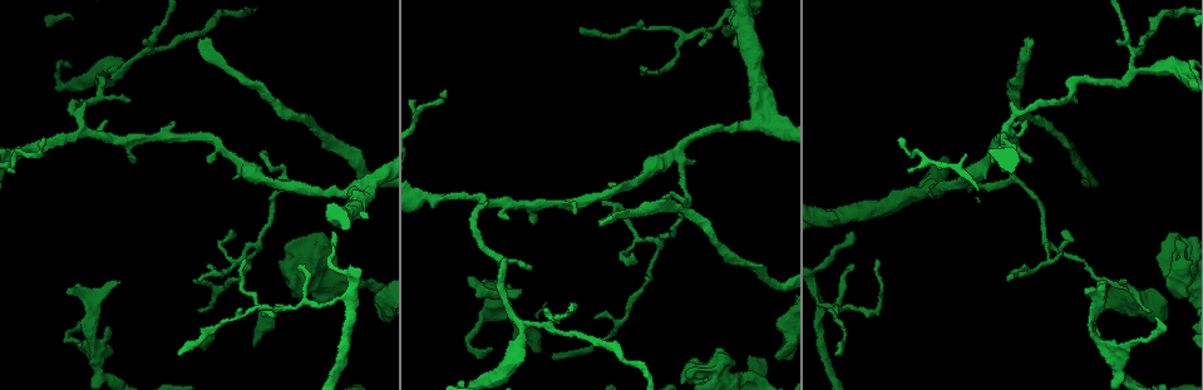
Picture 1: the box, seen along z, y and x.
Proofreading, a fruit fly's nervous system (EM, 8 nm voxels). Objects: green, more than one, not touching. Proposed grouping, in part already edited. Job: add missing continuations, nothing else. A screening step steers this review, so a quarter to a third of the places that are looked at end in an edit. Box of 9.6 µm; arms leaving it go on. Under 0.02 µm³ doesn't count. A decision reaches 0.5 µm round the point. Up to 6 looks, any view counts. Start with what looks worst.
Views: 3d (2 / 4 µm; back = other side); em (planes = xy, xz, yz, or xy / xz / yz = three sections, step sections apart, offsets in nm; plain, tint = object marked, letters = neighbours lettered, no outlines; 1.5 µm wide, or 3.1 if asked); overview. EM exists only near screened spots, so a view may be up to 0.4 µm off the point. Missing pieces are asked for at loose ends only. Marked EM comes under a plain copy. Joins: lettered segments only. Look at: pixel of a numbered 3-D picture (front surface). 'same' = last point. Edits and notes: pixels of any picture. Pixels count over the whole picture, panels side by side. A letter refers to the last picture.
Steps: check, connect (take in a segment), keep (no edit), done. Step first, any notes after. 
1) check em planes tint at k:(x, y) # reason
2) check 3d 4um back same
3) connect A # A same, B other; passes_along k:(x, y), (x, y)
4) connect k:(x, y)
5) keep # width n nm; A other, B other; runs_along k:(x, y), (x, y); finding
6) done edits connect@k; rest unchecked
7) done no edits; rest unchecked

check em planes letters at 1:(201, 39) # an open end

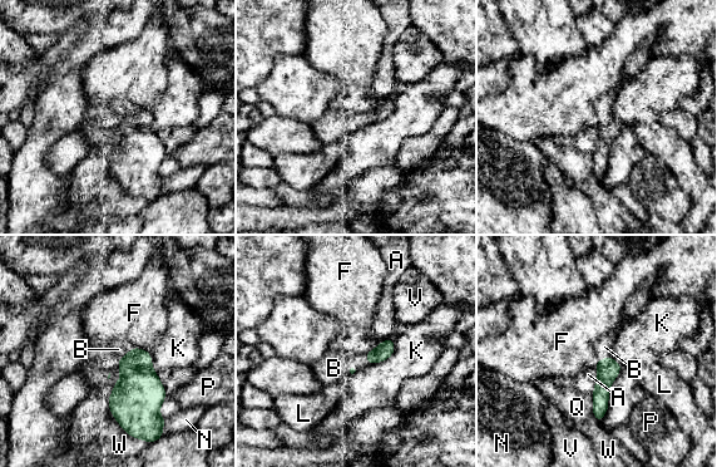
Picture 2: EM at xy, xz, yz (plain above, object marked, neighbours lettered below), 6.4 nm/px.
connect B # A other, B same, F other, K other, L other, N other, P other, Q other, V other, W other; the neuron continues

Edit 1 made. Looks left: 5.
check overview

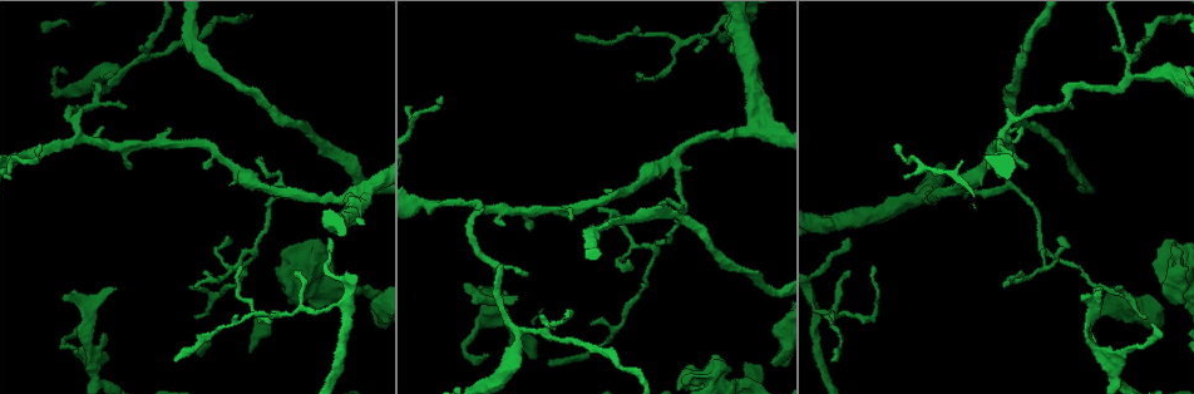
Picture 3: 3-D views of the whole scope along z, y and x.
check em planes letters at 3:(1094, 290) # free end

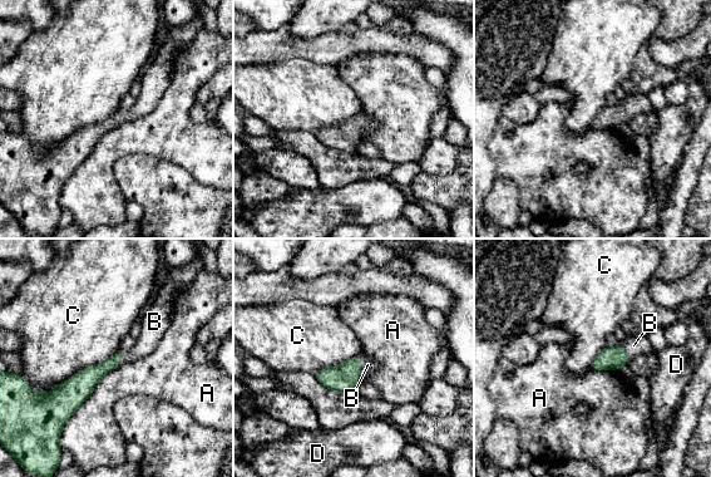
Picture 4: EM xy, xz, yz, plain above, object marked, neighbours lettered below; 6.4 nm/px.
connect B # width 100 nm; longest_contact C 600 nm; A other, B same, C other, D other; it goes on there

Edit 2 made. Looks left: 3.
check overview # see it whole again

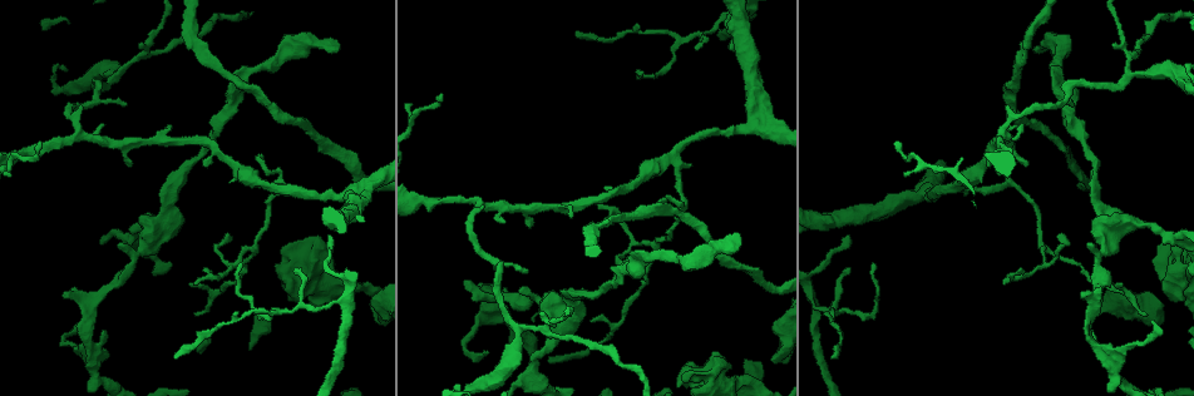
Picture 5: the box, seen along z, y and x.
check em xz step 4 letters at 5:(1072, 106) # tapers out

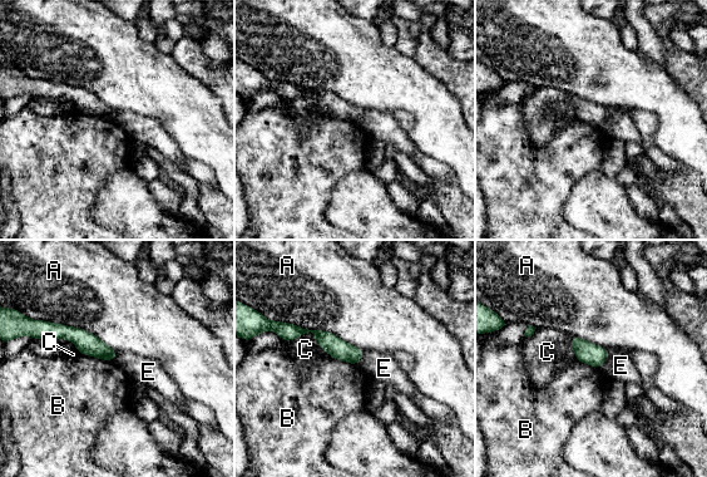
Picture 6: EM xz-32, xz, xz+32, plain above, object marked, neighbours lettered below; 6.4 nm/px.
check em planes letters same # cut it another way

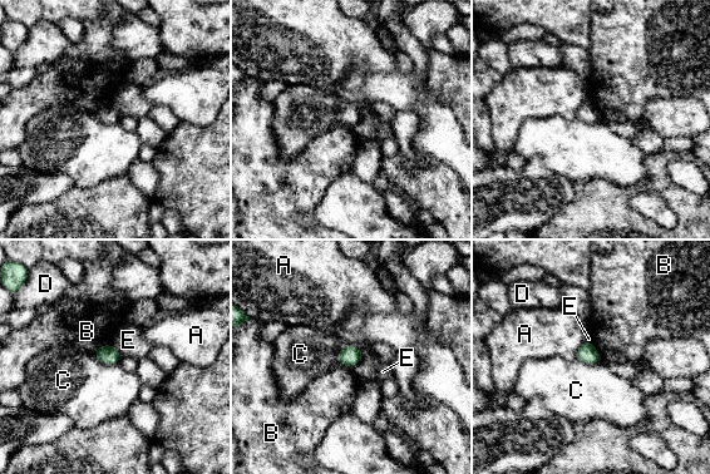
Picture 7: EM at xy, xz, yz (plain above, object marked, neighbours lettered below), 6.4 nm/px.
keep # A other, B other, C other, D other, E other; border 7:(363, 354), (344, 346), (336, 358); none of them fits

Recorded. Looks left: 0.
done edits connect@2, connect@4; rest unchecked

